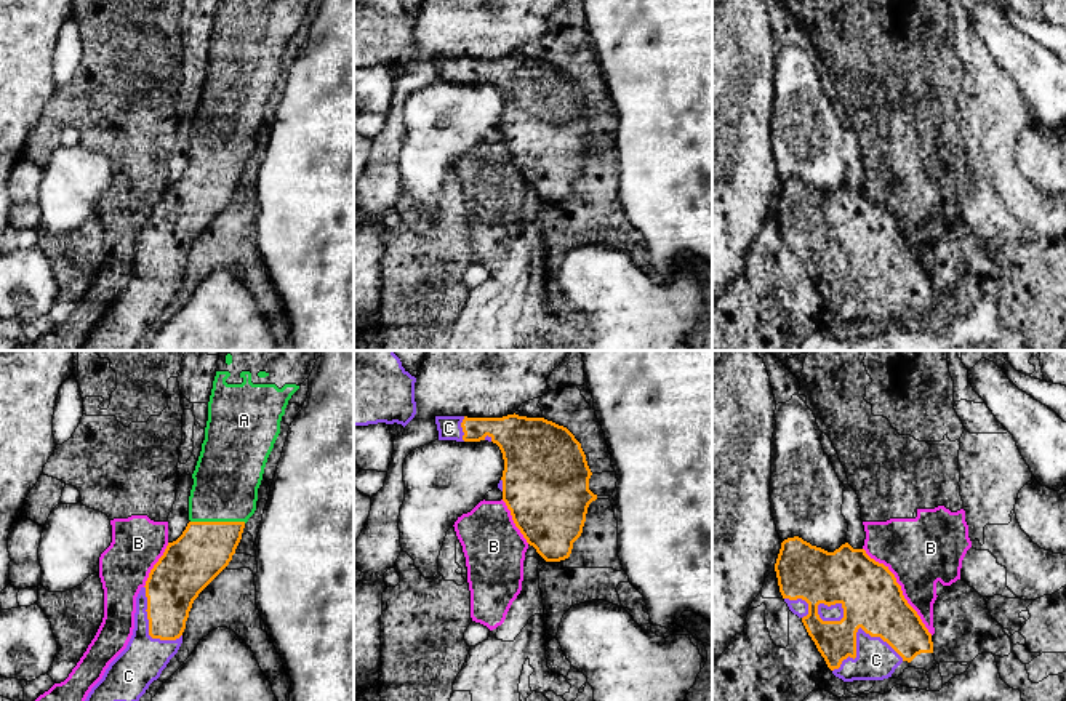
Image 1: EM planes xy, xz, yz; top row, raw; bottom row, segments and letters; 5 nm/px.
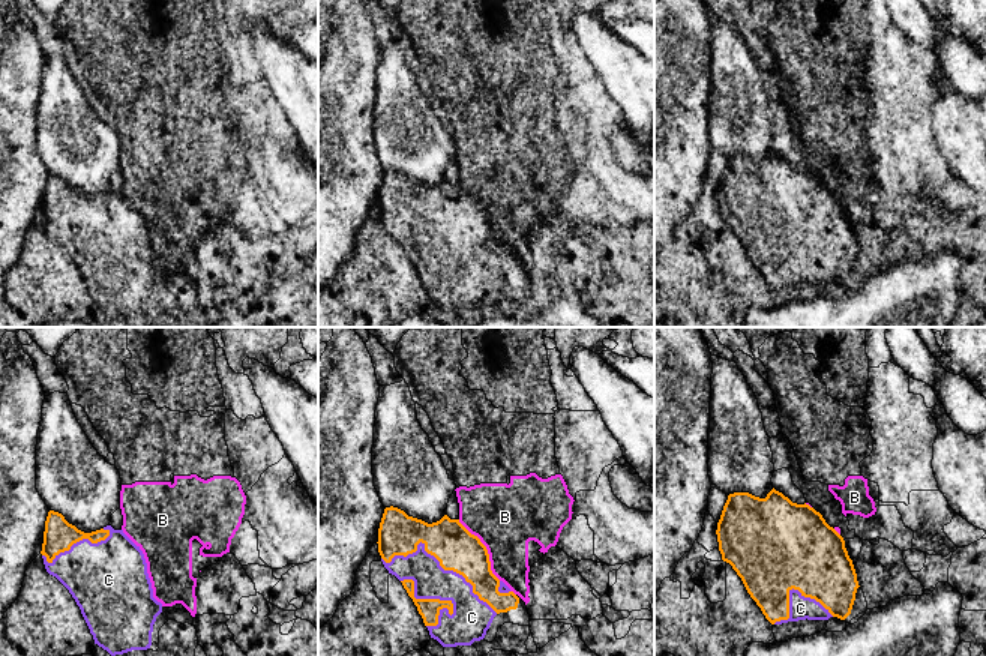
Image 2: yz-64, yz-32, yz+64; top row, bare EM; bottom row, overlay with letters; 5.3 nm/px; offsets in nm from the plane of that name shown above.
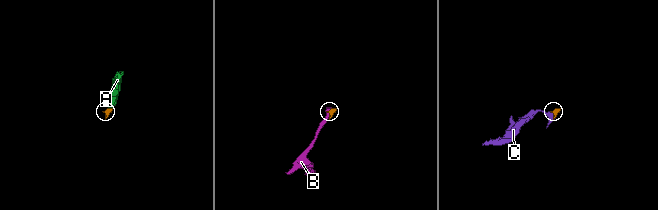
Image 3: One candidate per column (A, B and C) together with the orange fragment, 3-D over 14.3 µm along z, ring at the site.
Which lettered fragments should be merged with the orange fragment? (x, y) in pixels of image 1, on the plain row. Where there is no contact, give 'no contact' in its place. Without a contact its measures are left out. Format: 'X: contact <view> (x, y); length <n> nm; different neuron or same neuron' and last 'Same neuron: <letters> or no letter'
A: contact xy (218, 164); length 280 nm; same neuron
B: contact yz (900, 231); length 550 nm; different neuron
C: contact yz (857, 272); length 360 nm; same neuron
Same neuron: A, C

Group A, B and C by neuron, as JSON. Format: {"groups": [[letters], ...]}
{"groups": [["A", "C"], ["B"]]}

